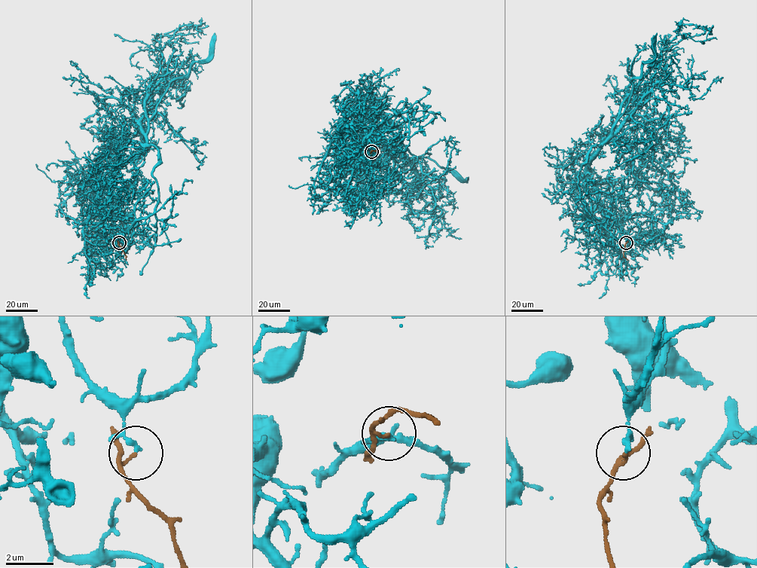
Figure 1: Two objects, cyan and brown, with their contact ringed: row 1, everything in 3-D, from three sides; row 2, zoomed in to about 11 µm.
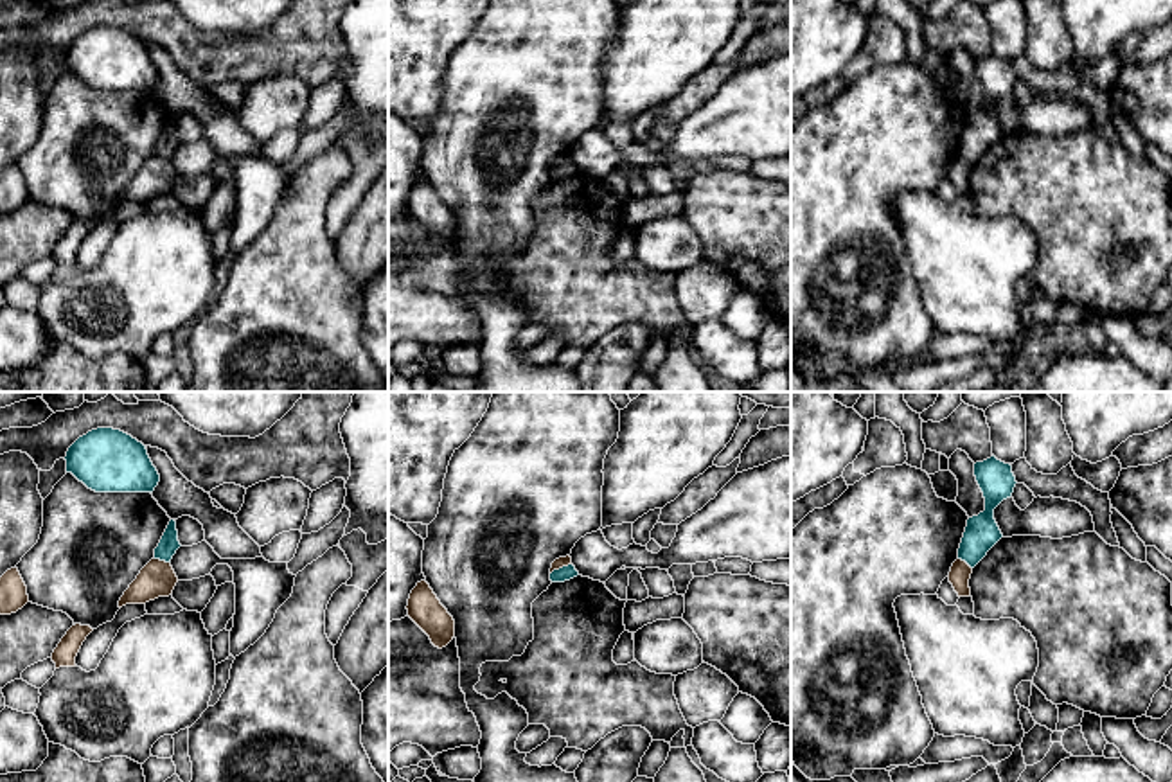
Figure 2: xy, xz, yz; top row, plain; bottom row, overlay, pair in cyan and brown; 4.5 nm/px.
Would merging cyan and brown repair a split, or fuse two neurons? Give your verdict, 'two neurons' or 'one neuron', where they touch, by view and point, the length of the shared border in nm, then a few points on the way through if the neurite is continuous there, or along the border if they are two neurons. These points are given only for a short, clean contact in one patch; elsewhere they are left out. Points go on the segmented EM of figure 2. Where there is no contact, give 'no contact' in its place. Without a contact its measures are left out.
two neurons; contact xz (559, 568); length 110 nm; border xz (570, 563), (550, 574)

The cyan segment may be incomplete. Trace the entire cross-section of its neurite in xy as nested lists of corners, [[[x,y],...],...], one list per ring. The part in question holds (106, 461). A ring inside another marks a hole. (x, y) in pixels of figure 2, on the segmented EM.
[[[113,428],[79,437],[65,460],[67,473],[95,493],[153,493],[160,482],[146,446]]]

